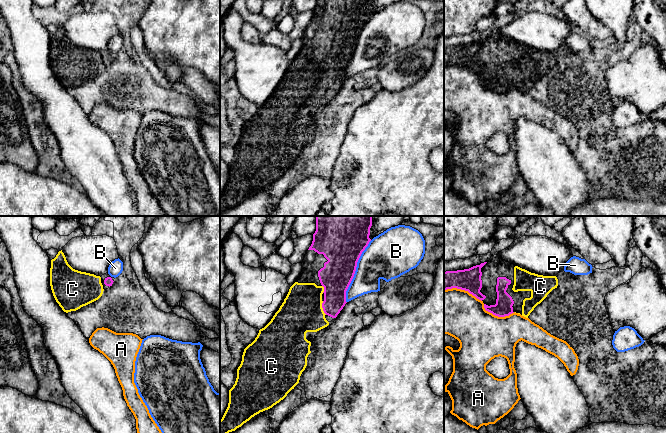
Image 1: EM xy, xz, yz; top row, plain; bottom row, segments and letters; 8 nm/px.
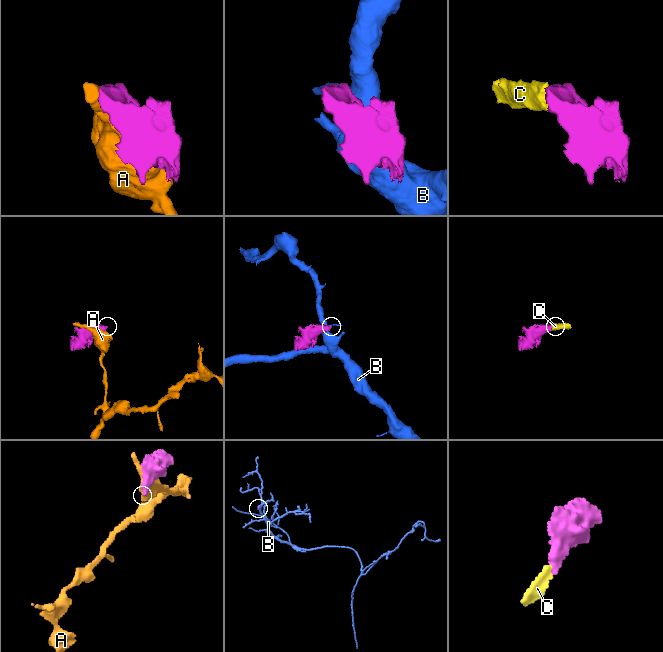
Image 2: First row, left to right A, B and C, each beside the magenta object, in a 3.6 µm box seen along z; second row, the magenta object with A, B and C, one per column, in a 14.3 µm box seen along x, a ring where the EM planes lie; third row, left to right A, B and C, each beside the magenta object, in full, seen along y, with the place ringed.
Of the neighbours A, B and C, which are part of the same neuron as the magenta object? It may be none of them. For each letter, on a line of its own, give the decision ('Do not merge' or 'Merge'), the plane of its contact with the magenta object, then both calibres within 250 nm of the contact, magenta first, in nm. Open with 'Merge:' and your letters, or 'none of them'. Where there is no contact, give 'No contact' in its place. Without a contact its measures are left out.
Merge: C
A: Do not merge. Touches magenta in yz. Thickness 180 nm (magenta) against 380 nm
B: Do not merge. Touches magenta in xz. Thickness 340 nm (magenta) against 320 nm
C: Merge. Touches magenta in xz. Thickness 240 nm (magenta) against 340 nm

